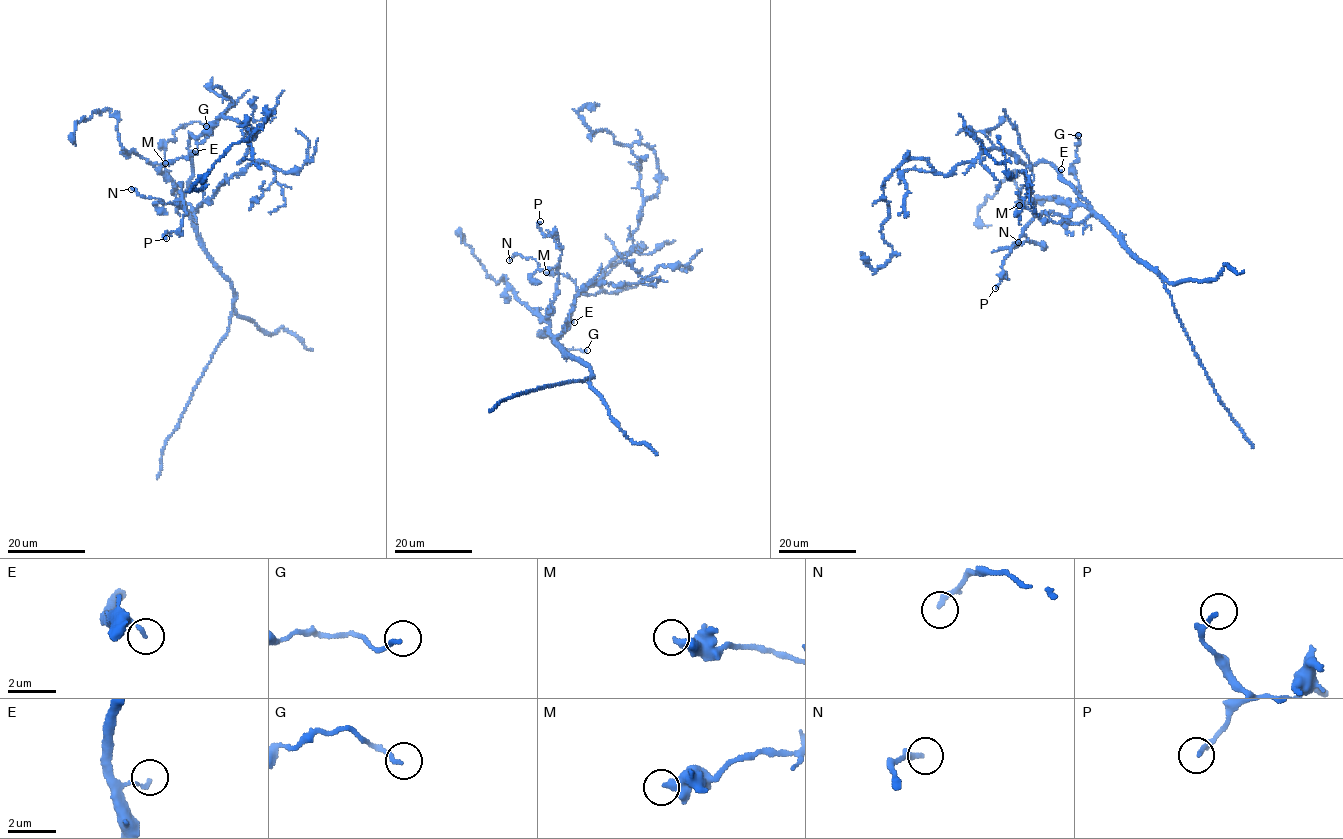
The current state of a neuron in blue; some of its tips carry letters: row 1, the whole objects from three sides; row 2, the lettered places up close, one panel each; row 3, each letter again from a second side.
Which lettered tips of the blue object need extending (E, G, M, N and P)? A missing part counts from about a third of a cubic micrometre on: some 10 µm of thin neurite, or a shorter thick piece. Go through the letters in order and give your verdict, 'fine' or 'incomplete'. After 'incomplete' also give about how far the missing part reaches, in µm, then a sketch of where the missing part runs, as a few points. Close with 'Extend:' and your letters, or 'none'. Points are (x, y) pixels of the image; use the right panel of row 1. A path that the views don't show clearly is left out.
E: fine
G: fine
M: fine
N: fine
P: fine
Extend: none

